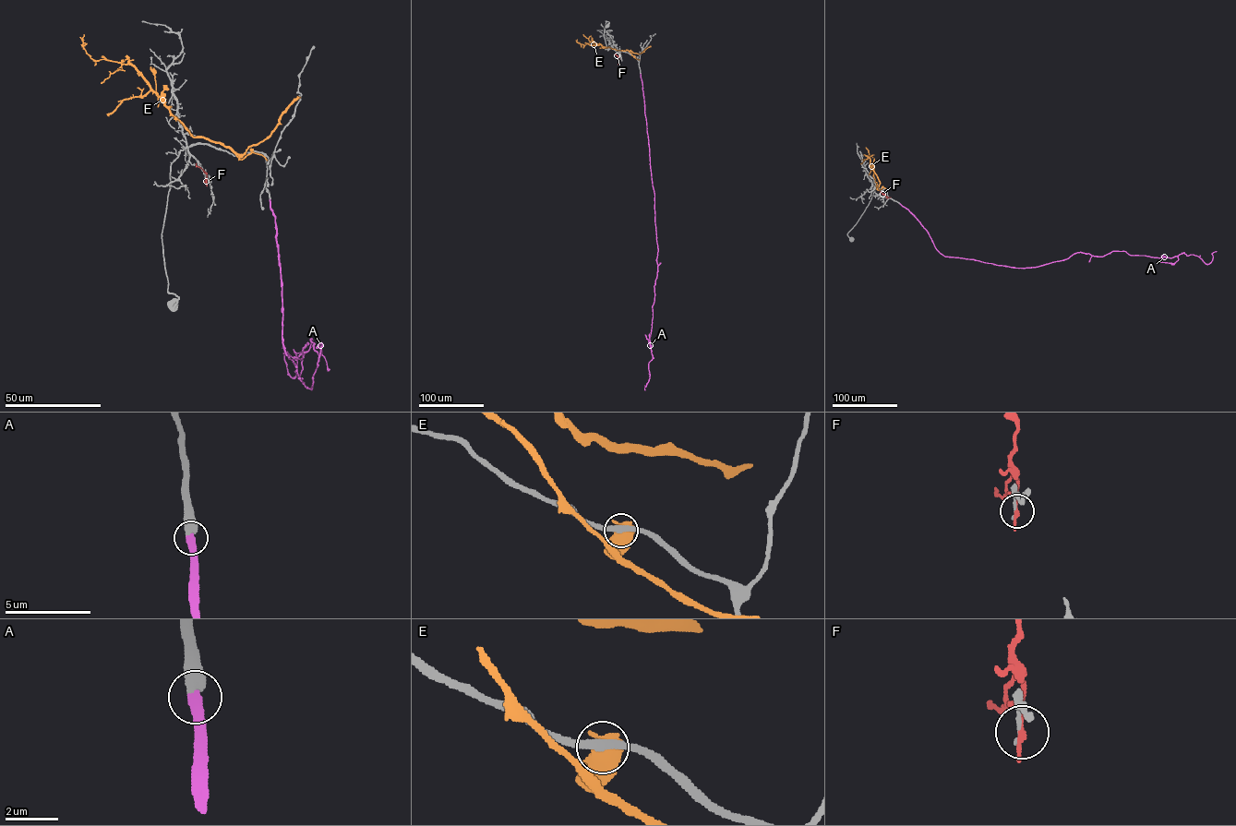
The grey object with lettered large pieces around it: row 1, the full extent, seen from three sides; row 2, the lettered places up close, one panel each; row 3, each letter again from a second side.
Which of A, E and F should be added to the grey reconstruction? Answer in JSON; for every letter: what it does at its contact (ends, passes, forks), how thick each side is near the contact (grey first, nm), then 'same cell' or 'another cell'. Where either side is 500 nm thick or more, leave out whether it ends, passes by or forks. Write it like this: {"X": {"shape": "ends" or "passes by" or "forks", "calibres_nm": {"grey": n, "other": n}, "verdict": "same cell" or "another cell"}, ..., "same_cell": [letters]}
{"A": {"calibres_nm": {"grey": 500, "other": 480}, "verdict": "same cell"}, "E": {"calibres_nm": {"grey": 340, "other": 750}, "verdict": "another cell"}, "F": {"shape": "ends", "calibres_nm": {"grey": 180, "other": 240}, "verdict": "another cell"}, "same_cell": ["A"]}

